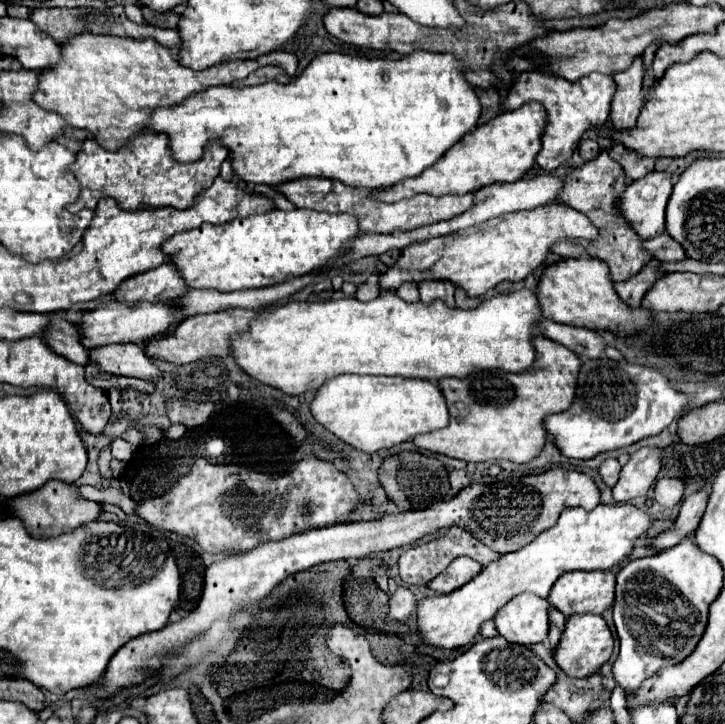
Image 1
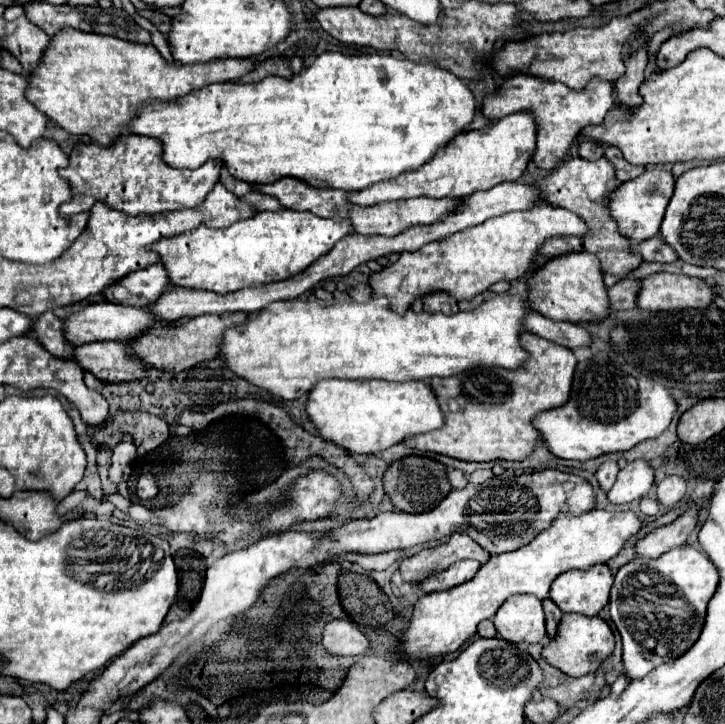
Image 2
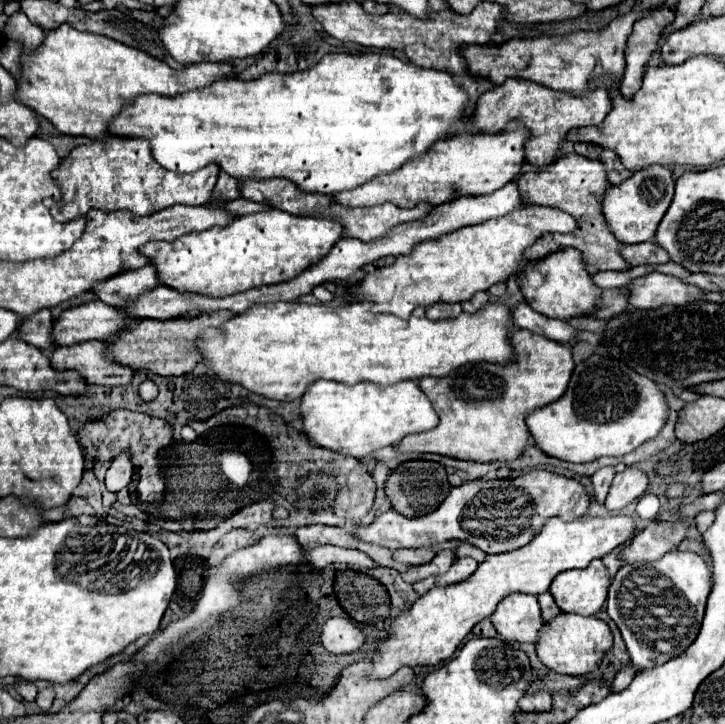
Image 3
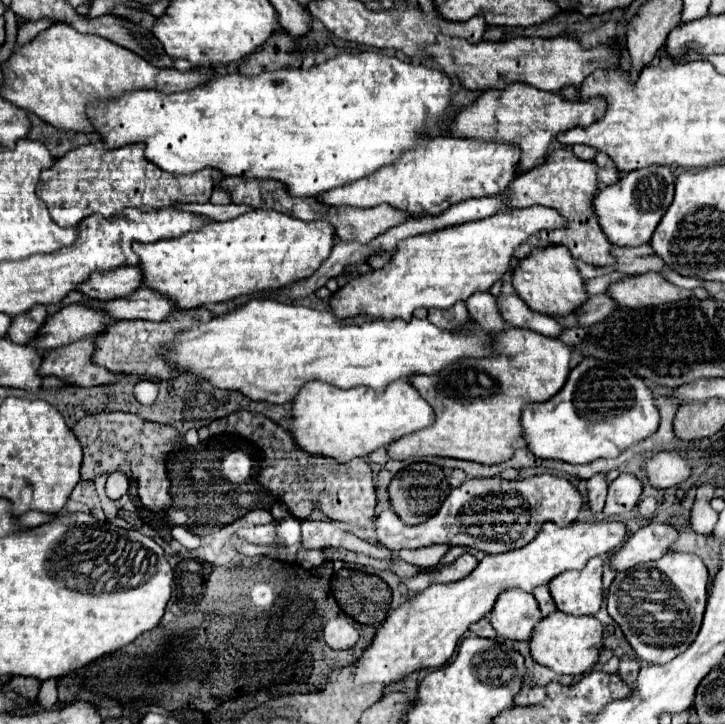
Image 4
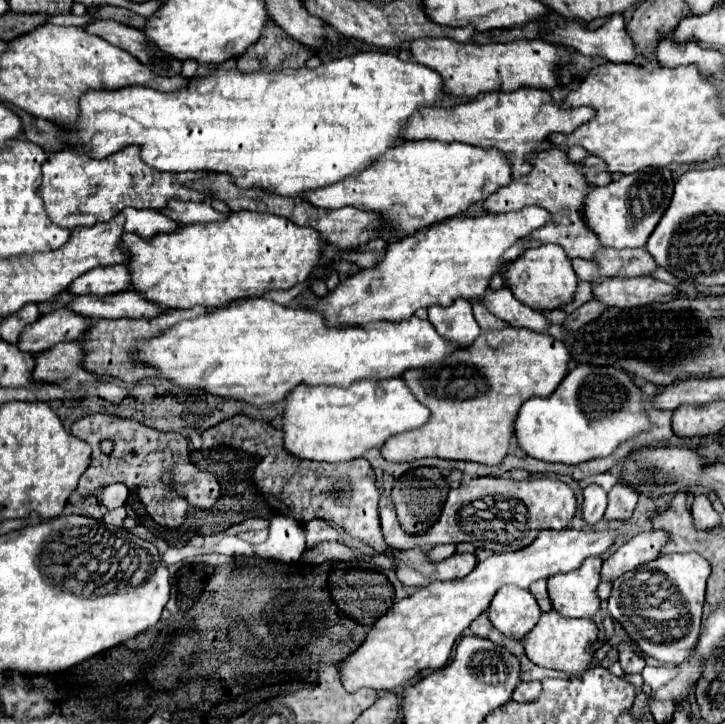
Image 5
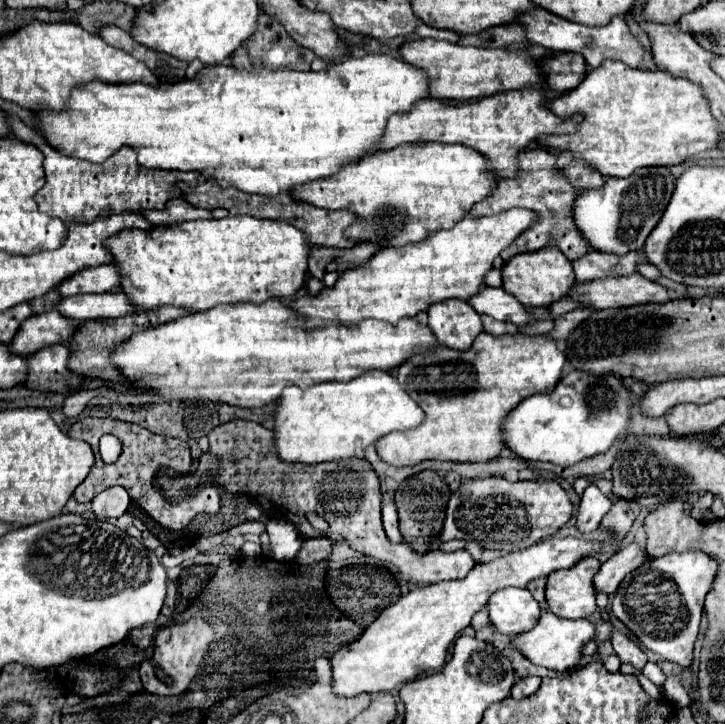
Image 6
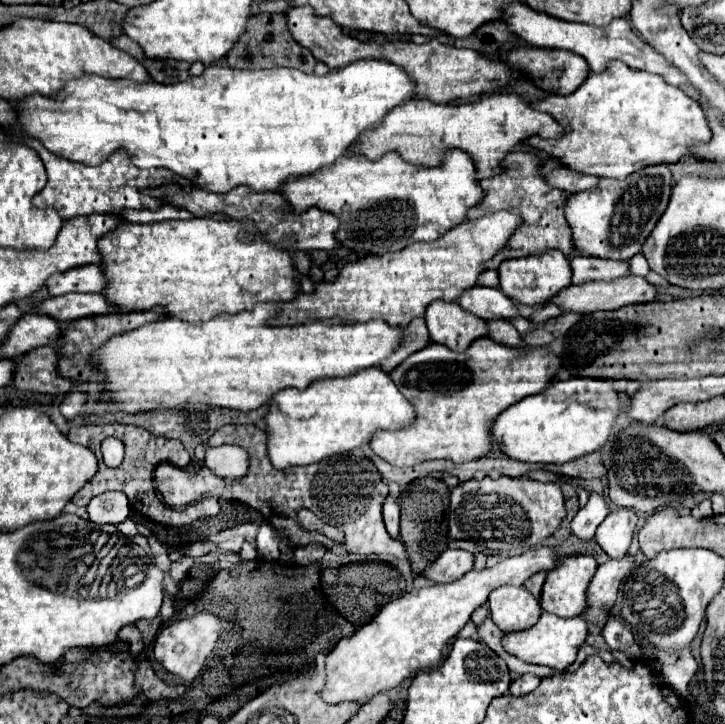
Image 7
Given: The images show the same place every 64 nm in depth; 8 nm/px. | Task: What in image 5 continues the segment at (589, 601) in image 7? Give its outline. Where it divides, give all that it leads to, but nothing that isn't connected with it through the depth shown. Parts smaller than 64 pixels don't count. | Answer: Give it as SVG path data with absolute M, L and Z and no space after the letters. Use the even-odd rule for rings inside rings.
M648 530L644 534L634 536L630 542L620 546L604 564L600 570L600 580L614 582L622 574L638 568L640 564L646 564L650 560L656 560L660 556L660 548L668 542L666 532Z

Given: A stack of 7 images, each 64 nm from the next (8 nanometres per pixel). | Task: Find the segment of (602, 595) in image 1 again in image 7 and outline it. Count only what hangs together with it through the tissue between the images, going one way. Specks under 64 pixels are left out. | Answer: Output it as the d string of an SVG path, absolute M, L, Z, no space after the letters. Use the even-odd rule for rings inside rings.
M590 554L564 556L560 564L546 574L540 594L542 610L560 618L580 616L586 606L586 588L596 568L598 564Z

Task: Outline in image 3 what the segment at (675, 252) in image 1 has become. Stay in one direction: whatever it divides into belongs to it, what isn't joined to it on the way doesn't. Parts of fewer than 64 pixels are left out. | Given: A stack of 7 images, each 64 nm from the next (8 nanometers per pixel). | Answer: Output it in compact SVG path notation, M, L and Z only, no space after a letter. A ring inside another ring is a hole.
M654 242L622 246L620 254L626 260L628 268L636 268L642 264L664 264L664 262L668 262L668 254L664 254L664 250L660 250L660 248L656 248Z

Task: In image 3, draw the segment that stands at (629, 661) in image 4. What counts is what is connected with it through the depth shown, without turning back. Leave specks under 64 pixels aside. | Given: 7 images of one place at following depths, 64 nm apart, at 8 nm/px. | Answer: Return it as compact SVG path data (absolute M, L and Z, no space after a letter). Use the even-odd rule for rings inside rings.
M624 666L614 678L614 690L622 692L624 688L628 688L628 684L634 680L634 676L636 676L636 670L630 668L630 666Z

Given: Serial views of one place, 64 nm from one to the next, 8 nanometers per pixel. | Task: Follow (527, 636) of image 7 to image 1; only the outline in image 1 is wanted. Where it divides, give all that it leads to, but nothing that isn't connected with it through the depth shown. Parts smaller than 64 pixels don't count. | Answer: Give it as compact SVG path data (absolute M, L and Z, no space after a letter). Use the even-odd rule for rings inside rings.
M576 614L566 618L560 642L554 648L554 660L568 676L586 678L600 670L600 666L612 656L612 650L614 650L614 638L606 620L598 614Z

